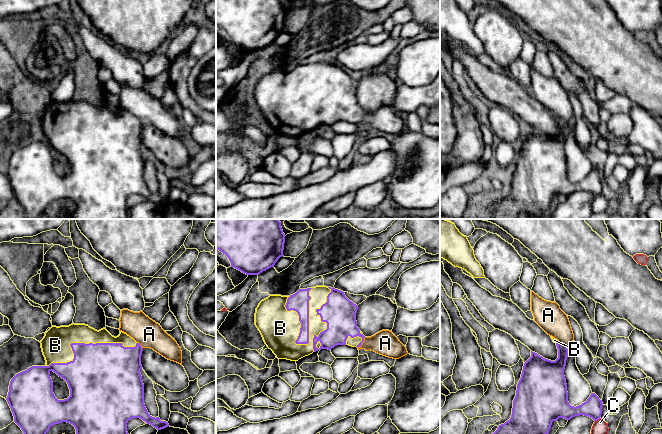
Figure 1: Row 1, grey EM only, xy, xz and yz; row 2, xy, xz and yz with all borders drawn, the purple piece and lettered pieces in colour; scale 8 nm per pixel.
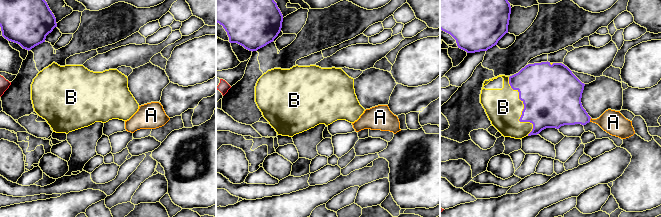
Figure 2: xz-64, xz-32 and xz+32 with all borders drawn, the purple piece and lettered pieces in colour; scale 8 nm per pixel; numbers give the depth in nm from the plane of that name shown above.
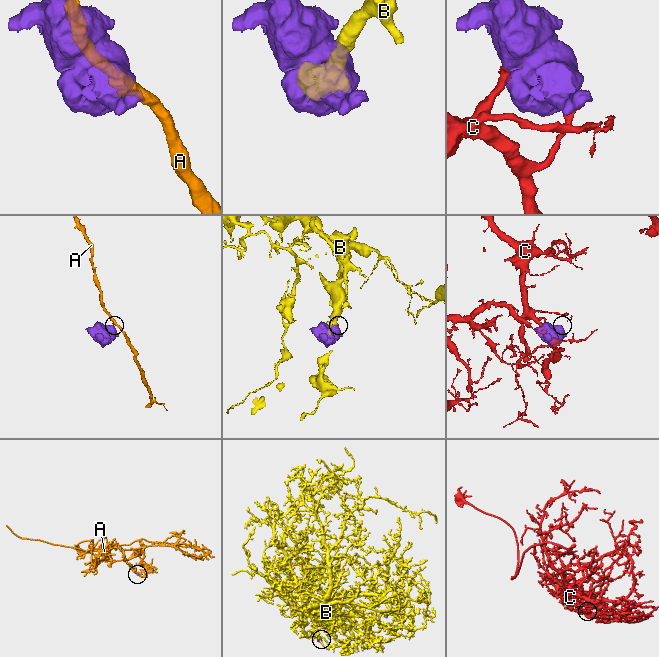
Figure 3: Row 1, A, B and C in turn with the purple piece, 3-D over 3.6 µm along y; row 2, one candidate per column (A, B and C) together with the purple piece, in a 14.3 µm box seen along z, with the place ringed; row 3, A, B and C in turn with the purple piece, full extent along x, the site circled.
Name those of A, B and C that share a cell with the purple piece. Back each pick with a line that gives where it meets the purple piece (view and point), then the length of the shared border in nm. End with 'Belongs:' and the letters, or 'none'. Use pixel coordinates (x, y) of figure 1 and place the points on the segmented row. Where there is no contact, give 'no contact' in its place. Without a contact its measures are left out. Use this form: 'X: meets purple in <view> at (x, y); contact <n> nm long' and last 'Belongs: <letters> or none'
B: meets purple in xz at (308, 321); contact 480 nm long
Belongs: B

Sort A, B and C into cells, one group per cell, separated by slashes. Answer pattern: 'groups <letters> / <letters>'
groups A / B / C

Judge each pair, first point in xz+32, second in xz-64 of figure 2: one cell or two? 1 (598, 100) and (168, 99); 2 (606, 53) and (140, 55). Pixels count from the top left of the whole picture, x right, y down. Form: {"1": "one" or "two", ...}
{"1": "two", "2": "one"}

